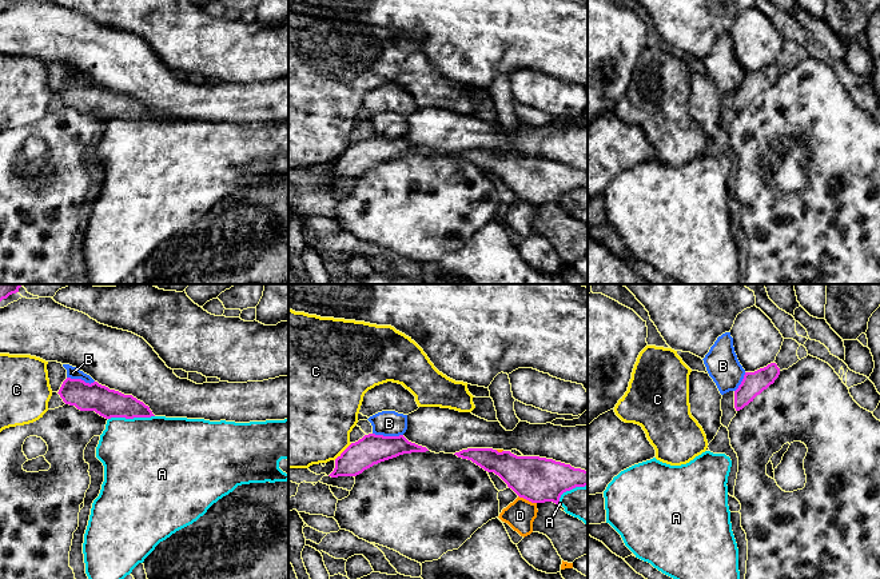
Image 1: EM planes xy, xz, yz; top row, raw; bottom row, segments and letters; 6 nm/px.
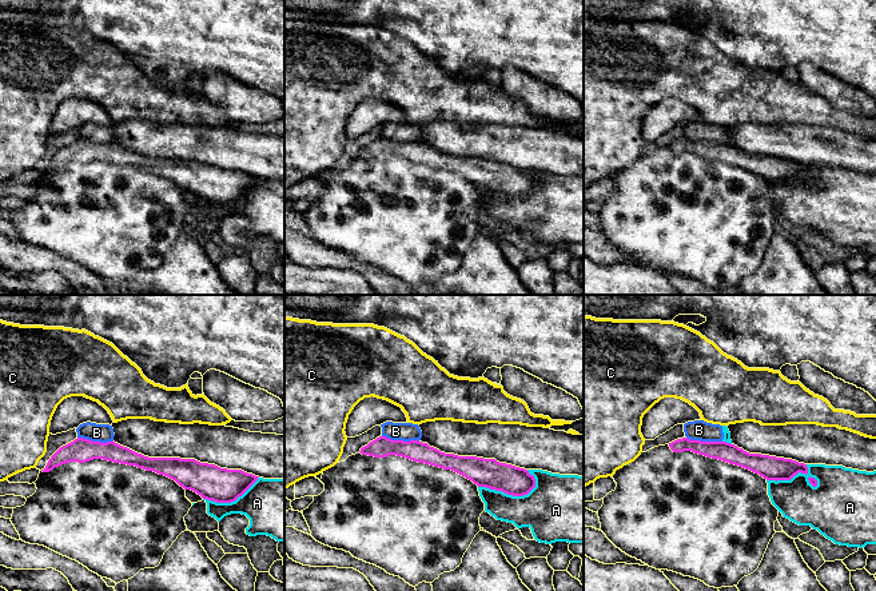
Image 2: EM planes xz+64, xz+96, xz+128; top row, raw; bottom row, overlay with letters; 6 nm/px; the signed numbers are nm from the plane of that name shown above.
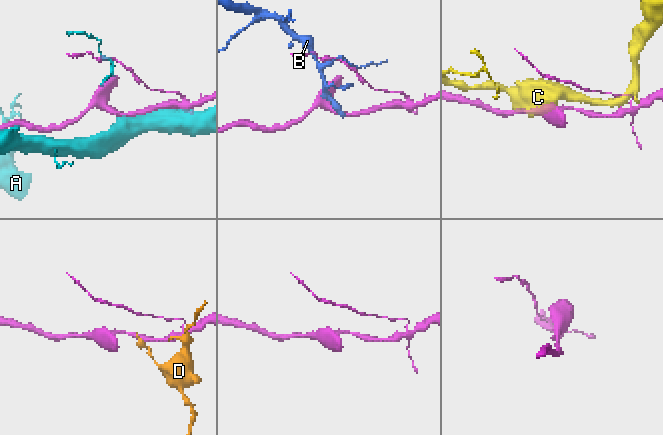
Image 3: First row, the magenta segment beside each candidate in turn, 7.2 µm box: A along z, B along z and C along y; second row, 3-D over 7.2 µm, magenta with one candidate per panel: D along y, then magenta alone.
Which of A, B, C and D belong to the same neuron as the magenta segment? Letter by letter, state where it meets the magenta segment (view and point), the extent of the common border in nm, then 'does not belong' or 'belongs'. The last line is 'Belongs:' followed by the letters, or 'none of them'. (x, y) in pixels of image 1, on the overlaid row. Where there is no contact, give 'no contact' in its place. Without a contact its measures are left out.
A: contact xy (131, 418); length 280 nm; does not belong
B: contact xz (387, 436); length 180 nm; does not belong
C: contact xz (343, 451); length 150 nm; does not belong
D: contact xz (528, 499); length 120 nm; does not belong
Belongs: none of them

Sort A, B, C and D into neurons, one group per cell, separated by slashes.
A B / C / D

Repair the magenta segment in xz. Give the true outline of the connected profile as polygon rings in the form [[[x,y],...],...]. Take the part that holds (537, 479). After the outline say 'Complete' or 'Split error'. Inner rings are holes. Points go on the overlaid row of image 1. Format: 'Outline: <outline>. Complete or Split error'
Outline: [[[467,448],[455,452],[487,472],[498,475],[519,498],[531,503],[558,504],[564,492],[588,486],[588,471],[539,456],[517,456],[510,451]]]. Complete

